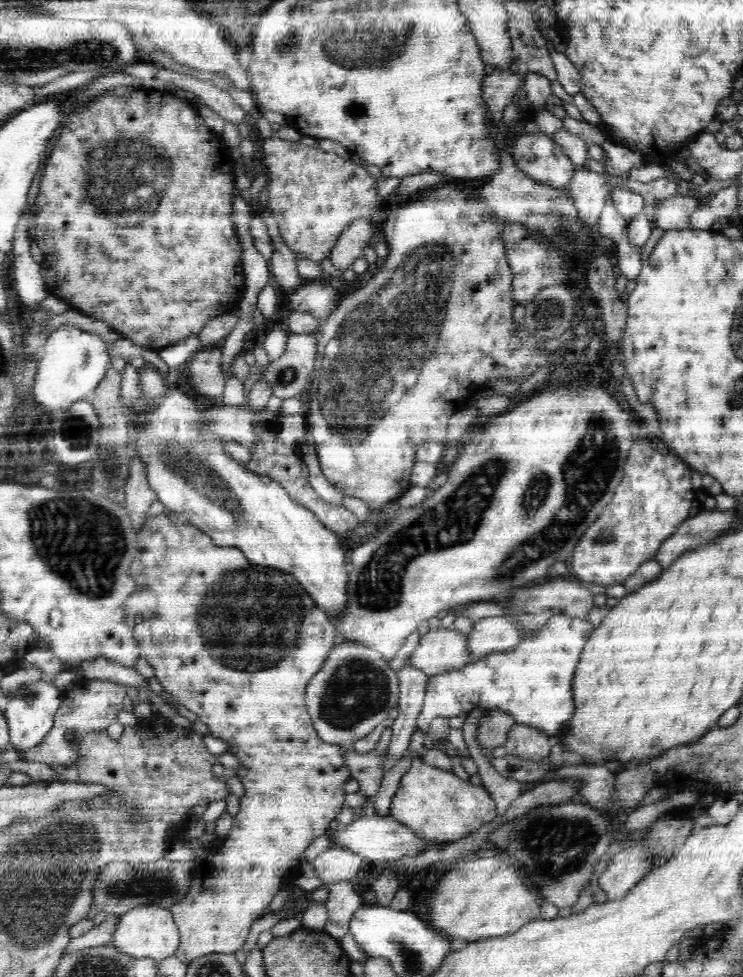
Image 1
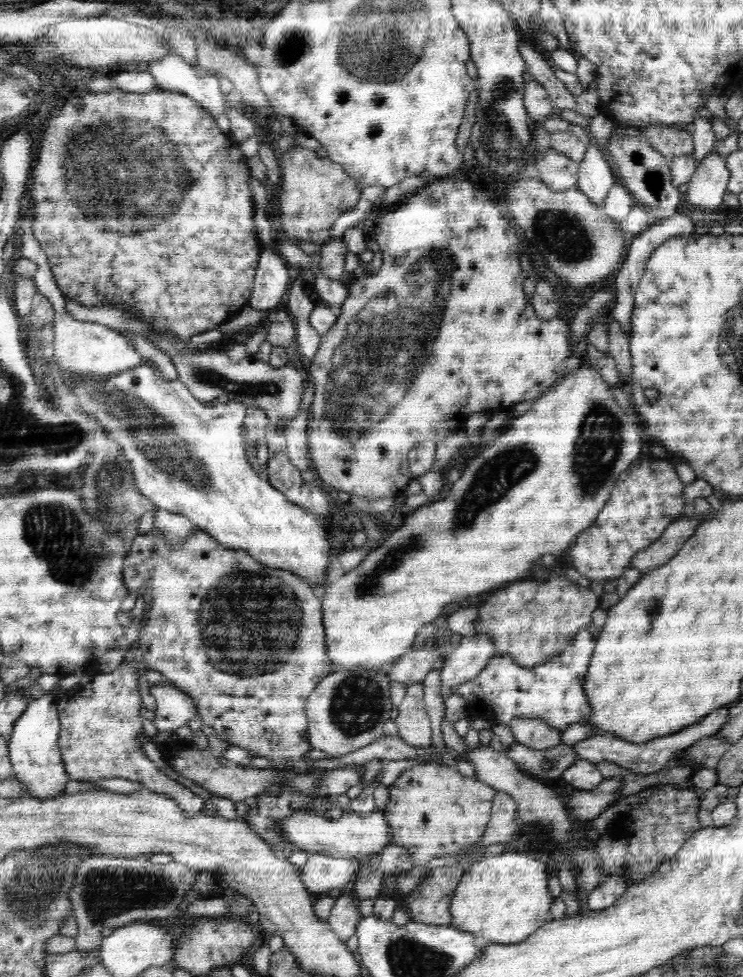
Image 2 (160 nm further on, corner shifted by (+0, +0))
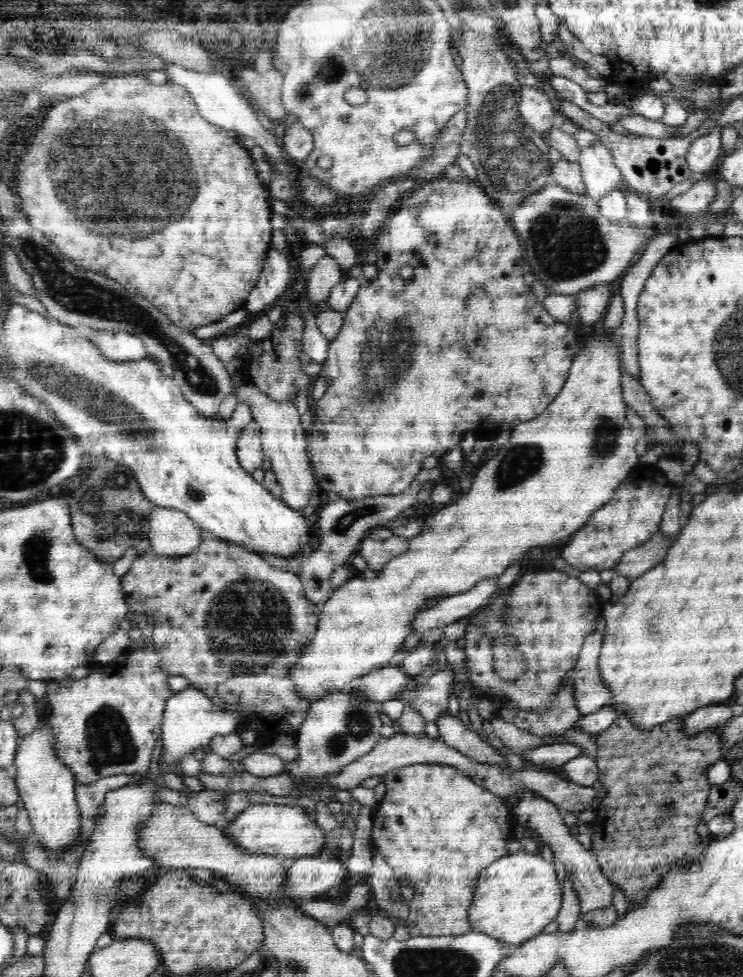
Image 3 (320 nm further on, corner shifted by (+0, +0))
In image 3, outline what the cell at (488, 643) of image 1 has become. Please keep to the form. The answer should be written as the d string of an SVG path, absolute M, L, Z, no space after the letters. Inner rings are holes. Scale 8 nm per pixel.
M446 667L446 669L438 670L438 672L436 672L436 674L433 674L428 680L426 680L426 682L423 682L423 685L422 685L422 683L420 683L419 685L416 685L416 681L414 681L414 680L408 681L405 684L405 687L399 692L399 695L397 696L397 698L398 698L398 700L401 700L404 705L411 704L411 706L415 706L415 709L425 718L426 721L435 722L435 720L440 715L443 715L444 713L448 713L448 699L451 694L454 694L451 684L454 684L454 682L456 682L456 681L458 681L458 684L462 684L462 682L459 682L459 680L457 680L457 676L454 674L454 671L451 670L451 668Z

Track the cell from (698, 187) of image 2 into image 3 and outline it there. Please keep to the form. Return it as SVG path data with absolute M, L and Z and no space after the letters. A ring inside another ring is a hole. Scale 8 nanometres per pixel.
M695 176L692 186L669 200L669 205L680 214L704 214L716 195L714 176L701 179Z

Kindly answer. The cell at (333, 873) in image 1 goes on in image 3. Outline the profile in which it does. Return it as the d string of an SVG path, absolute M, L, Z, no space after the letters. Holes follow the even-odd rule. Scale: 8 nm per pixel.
M331 856L294 858L287 868L285 894L292 898L311 900L333 886L340 885L347 872L342 861Z

